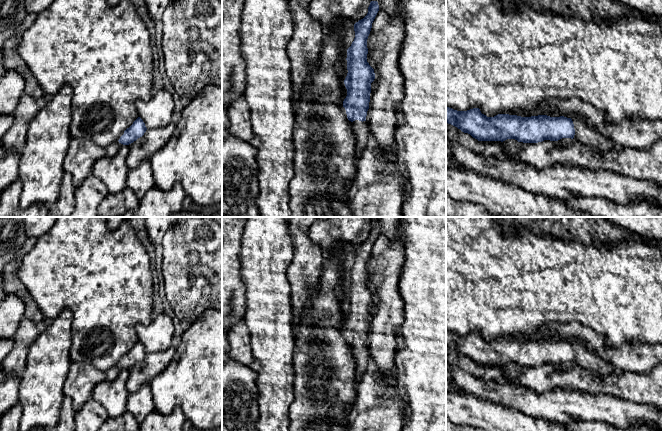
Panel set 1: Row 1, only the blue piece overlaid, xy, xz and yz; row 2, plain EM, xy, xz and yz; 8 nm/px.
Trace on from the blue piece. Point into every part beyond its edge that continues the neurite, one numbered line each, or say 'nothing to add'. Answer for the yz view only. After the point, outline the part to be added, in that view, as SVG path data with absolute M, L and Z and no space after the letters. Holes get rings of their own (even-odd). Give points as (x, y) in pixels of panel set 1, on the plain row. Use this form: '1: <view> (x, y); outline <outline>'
1: yz (583, 358); outline M572 343L575 353L574 362L586 370L595 371L601 375L611 375L617 372L608 362L597 354L591 353L580 343Z

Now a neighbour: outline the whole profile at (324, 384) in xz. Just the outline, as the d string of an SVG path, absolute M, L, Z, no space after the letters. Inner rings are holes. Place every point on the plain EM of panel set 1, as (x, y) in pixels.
M336 248L325 259L311 304L295 333L294 400L289 408L289 431L349 431L346 407L357 399L357 382L353 347L342 335L345 308L336 297L336 289L347 282L343 258L343 249Z

